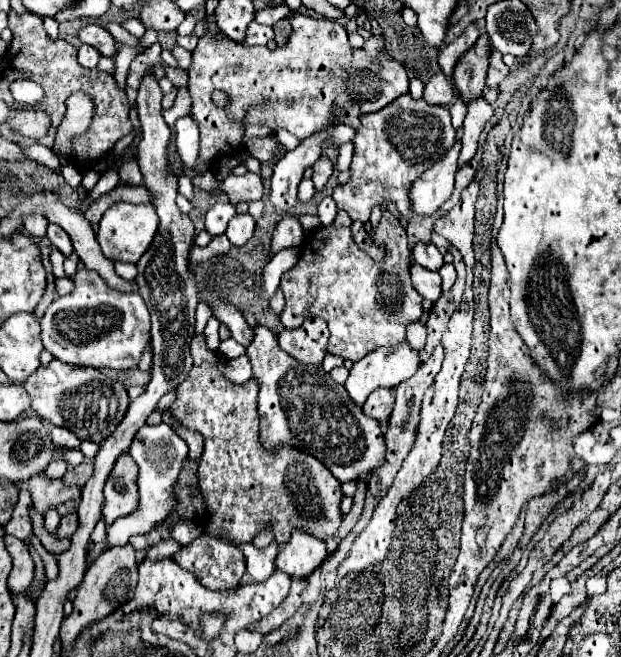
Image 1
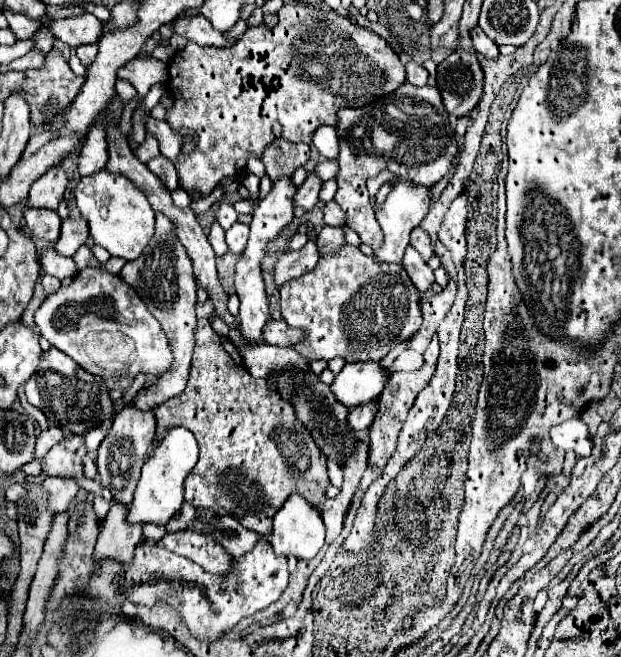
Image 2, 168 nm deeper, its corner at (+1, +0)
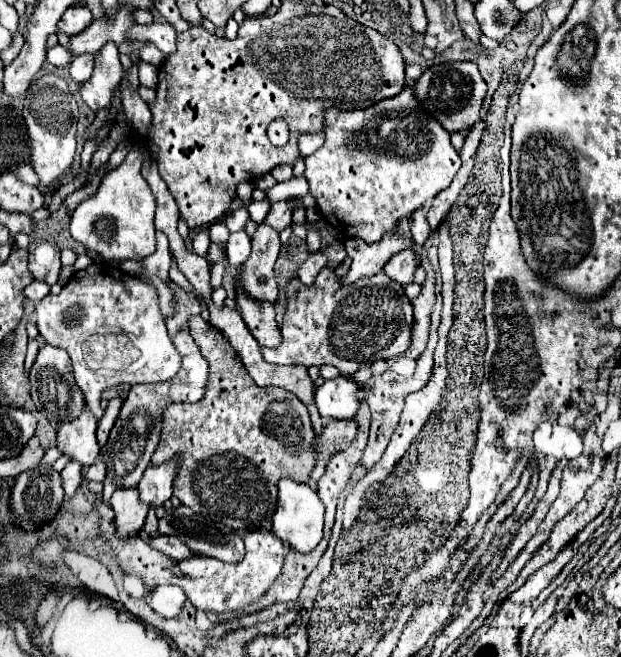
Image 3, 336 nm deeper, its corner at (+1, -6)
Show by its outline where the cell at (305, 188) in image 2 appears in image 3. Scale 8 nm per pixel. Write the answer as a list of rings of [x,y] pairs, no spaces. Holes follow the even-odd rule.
[[[289,198],[289,200],[281,200],[281,202],[275,202],[271,206],[271,212],[267,214],[265,222],[275,228],[277,232],[281,232],[283,228],[287,228],[291,224],[291,218],[293,218],[293,210],[297,208],[303,208],[303,202],[301,198]]]

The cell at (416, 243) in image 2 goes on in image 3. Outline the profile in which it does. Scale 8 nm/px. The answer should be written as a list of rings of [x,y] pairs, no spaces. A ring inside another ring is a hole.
[[[419,208],[417,212],[413,212],[413,216],[409,218],[409,228],[411,228],[413,242],[423,248],[425,242],[431,238],[431,230],[429,230],[429,224],[427,224],[427,220],[425,220],[423,208]]]

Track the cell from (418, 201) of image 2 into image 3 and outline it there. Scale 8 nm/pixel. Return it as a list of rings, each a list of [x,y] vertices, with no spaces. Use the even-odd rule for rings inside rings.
[[[399,222],[393,228],[385,230],[385,236],[375,244],[365,244],[363,240],[349,238],[345,242],[347,256],[353,258],[349,272],[341,278],[343,284],[351,284],[363,276],[373,276],[385,268],[385,264],[399,252],[413,246],[411,238],[405,238],[399,232]]]

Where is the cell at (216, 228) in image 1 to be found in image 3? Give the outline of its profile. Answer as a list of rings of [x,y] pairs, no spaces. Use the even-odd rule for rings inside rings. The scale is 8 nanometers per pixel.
[[[239,208],[239,210],[233,210],[233,212],[229,212],[229,214],[225,216],[225,224],[227,224],[229,232],[239,232],[239,230],[245,228],[247,218],[249,218],[247,210],[245,210],[245,208]]]

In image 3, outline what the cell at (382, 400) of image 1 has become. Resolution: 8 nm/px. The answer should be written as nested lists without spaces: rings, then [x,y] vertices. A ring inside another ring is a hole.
[[[331,420],[325,428],[321,438],[315,440],[315,448],[319,452],[327,454],[337,454],[345,450],[357,436],[359,426],[355,420]]]

